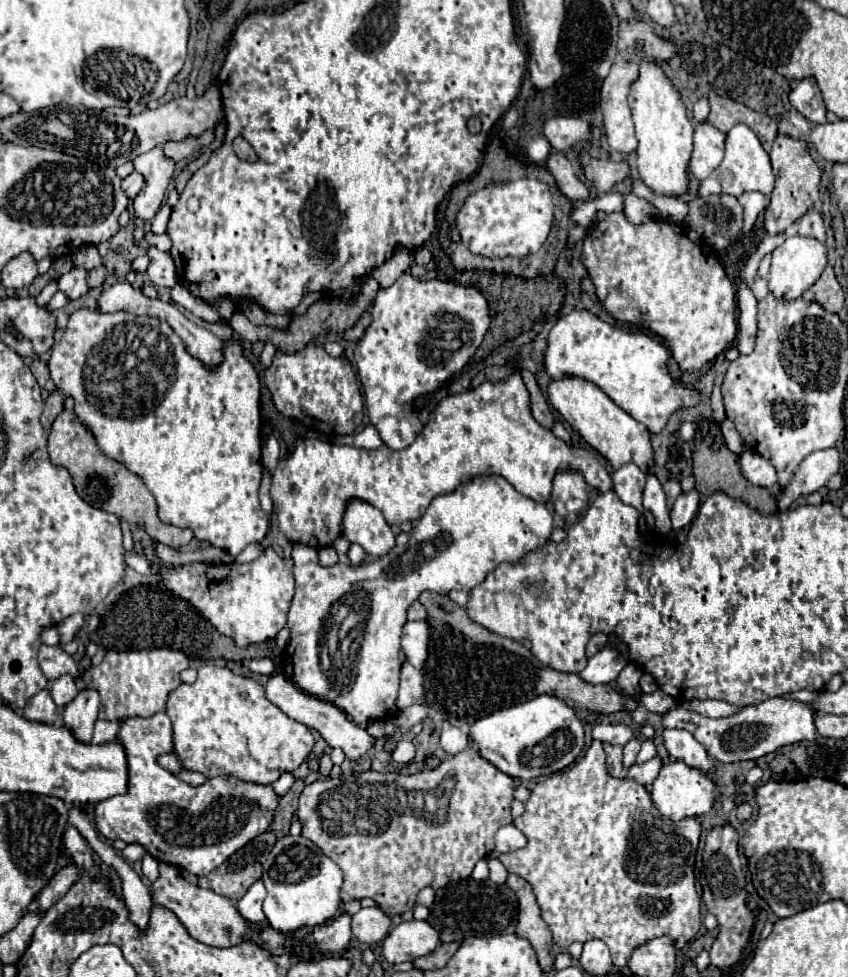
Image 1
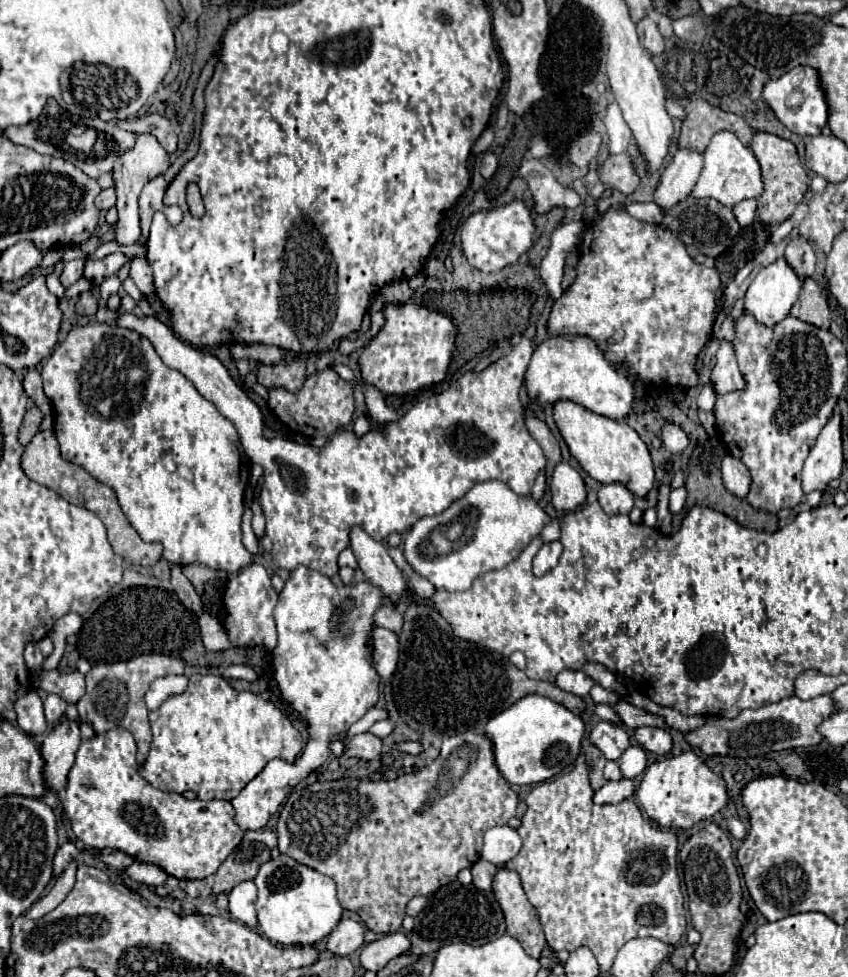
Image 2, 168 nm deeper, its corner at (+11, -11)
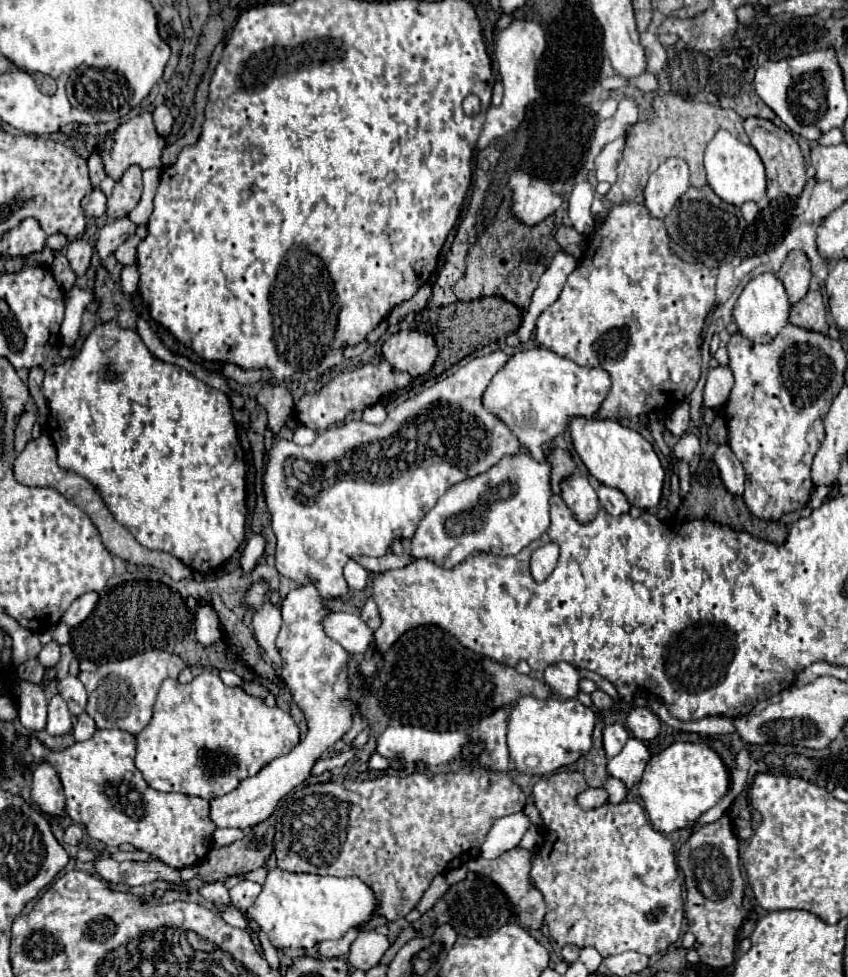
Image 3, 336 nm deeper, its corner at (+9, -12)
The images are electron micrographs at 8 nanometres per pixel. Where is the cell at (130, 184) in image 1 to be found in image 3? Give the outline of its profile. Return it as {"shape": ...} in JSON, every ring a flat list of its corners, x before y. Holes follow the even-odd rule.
{"shape":[[93,189,91,195,83,199,83,209,87,217,101,217,107,211,107,197,101,189]]}

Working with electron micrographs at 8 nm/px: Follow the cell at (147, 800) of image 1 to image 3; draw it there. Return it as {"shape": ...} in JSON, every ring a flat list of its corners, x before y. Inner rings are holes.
{"shape":[[109,729,95,731,89,741,73,743,63,751,49,751,41,741,31,739,25,761,45,759,57,769,67,797,65,811,91,839,107,847,129,843,175,869,203,863,211,851,213,831,217,829,209,819,209,801,183,793,161,793,149,787,133,763,135,751,135,735]]}

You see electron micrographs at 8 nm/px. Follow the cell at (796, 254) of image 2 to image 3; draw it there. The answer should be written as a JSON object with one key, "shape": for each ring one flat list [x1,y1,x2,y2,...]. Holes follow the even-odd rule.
{"shape":[[793,249,787,253,777,275,783,281,783,285,787,287,787,295,791,299,791,303,797,303,799,299,803,299,803,295,809,289,809,281,813,277,811,263,809,263,807,255,799,249]]}

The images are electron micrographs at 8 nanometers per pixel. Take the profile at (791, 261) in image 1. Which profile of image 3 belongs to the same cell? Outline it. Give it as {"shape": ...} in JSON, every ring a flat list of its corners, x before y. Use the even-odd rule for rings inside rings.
{"shape":[[763,273,763,275,753,277,743,289,743,293,739,295,733,309,733,319,739,325,739,333,743,337,755,343,769,343,785,327,789,319,789,309,791,309,791,301,781,279,775,273]]}

